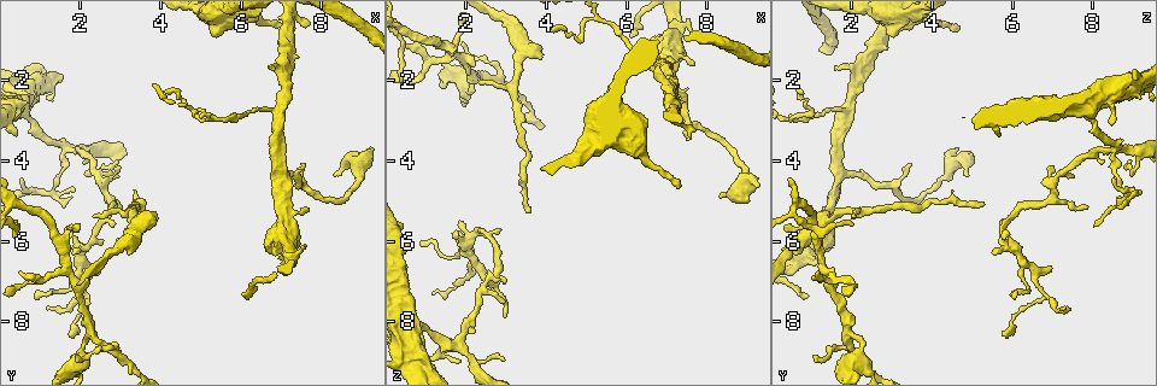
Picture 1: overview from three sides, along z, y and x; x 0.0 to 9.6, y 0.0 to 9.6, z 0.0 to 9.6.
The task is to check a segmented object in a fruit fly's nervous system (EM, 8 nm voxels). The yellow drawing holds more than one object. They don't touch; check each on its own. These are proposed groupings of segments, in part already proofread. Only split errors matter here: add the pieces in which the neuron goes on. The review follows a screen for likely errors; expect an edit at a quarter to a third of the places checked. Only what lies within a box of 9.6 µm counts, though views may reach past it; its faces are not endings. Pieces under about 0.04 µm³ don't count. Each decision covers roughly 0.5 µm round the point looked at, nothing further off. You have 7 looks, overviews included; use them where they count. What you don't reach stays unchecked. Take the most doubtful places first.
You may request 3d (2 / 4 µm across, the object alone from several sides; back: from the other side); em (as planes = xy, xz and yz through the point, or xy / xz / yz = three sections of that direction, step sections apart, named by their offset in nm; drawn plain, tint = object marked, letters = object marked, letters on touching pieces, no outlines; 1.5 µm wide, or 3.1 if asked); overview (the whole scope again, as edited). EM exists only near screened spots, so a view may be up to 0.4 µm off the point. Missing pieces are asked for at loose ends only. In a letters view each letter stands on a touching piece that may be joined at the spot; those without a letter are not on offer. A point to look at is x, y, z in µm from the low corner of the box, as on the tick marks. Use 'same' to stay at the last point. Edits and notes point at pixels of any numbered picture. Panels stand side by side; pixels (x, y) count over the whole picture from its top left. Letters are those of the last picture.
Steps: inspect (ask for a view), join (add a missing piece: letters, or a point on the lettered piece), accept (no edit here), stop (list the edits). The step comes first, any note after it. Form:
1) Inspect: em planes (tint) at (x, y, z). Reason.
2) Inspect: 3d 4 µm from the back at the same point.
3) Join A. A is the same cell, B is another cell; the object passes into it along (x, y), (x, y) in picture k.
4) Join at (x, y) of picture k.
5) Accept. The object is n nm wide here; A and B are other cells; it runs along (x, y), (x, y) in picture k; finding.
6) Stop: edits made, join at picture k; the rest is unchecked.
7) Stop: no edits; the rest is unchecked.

Inspect: em planes (letters) at (3.85, 5.35, 1.50). Branch stops here.

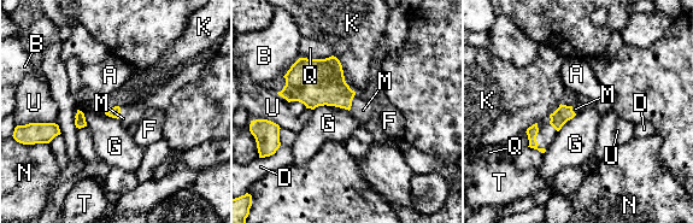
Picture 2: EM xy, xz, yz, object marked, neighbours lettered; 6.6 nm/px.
Join M. M is the same cell, A, B, D, F, G, K, N, Q, T and U are other cells; the object passes into it along (319, 82), (351, 103), (364, 111) in picture 2; the neuron continues.

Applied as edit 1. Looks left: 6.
Inspect: overview. See it whole again.

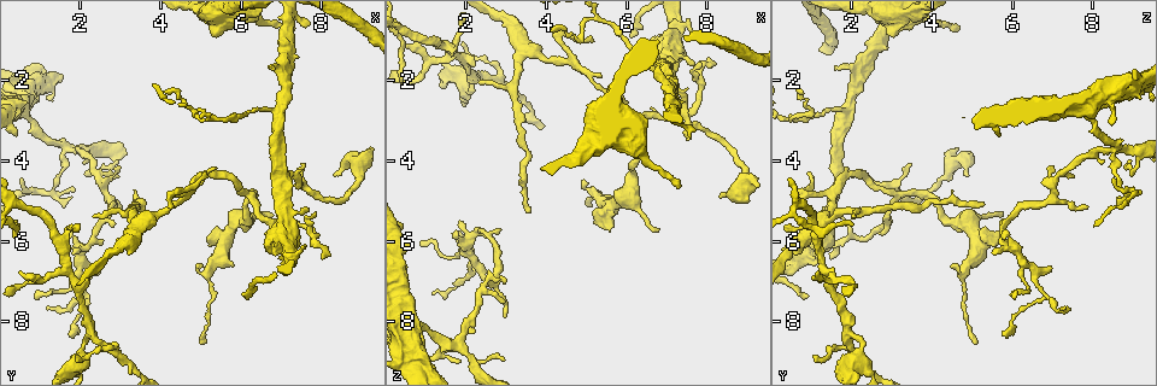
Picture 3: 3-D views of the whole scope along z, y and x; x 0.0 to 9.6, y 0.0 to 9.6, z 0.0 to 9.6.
Inspect: 3d 2 µm at (1.20, 7.65, 7.40).

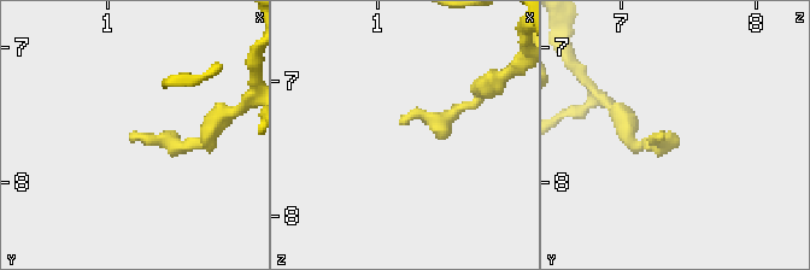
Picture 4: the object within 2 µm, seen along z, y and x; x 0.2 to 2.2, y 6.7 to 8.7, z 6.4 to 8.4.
Inspect: em planes (plain) at (1.18, 7.66, 7.32).

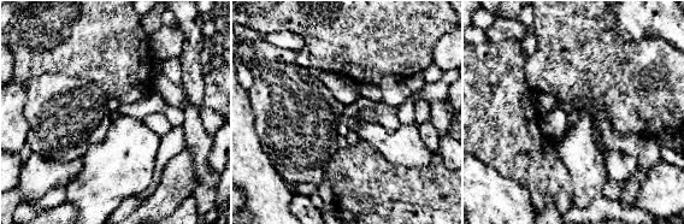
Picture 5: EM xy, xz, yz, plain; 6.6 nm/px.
Inspect: em planes (letters) at the same point. See the neighbours.

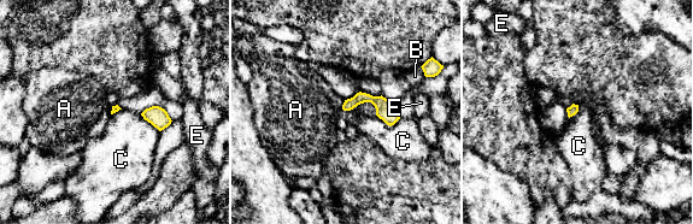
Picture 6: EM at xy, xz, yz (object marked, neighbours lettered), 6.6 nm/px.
Accept. A, B, C and E are other cells; it runs along (346, 105), (373, 99), (395, 117) in picture 6; none of them fits.

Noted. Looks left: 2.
Inspect: em xy step 4 (letters) at (4.15, 2.35, 0.85). Tapers out.

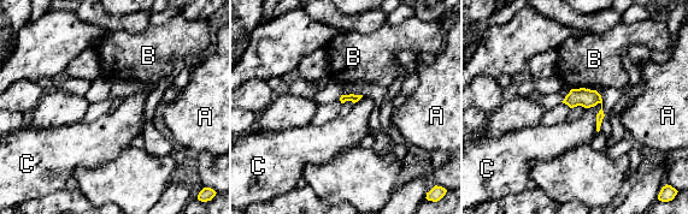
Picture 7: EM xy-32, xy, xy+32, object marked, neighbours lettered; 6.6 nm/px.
Accept. A, B and C are other cells; a border runs along (586, 88), (571, 89) in picture 7; none of them fits.

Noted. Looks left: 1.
Stop: edits made, join at picture 2; the rest is unchecked.

